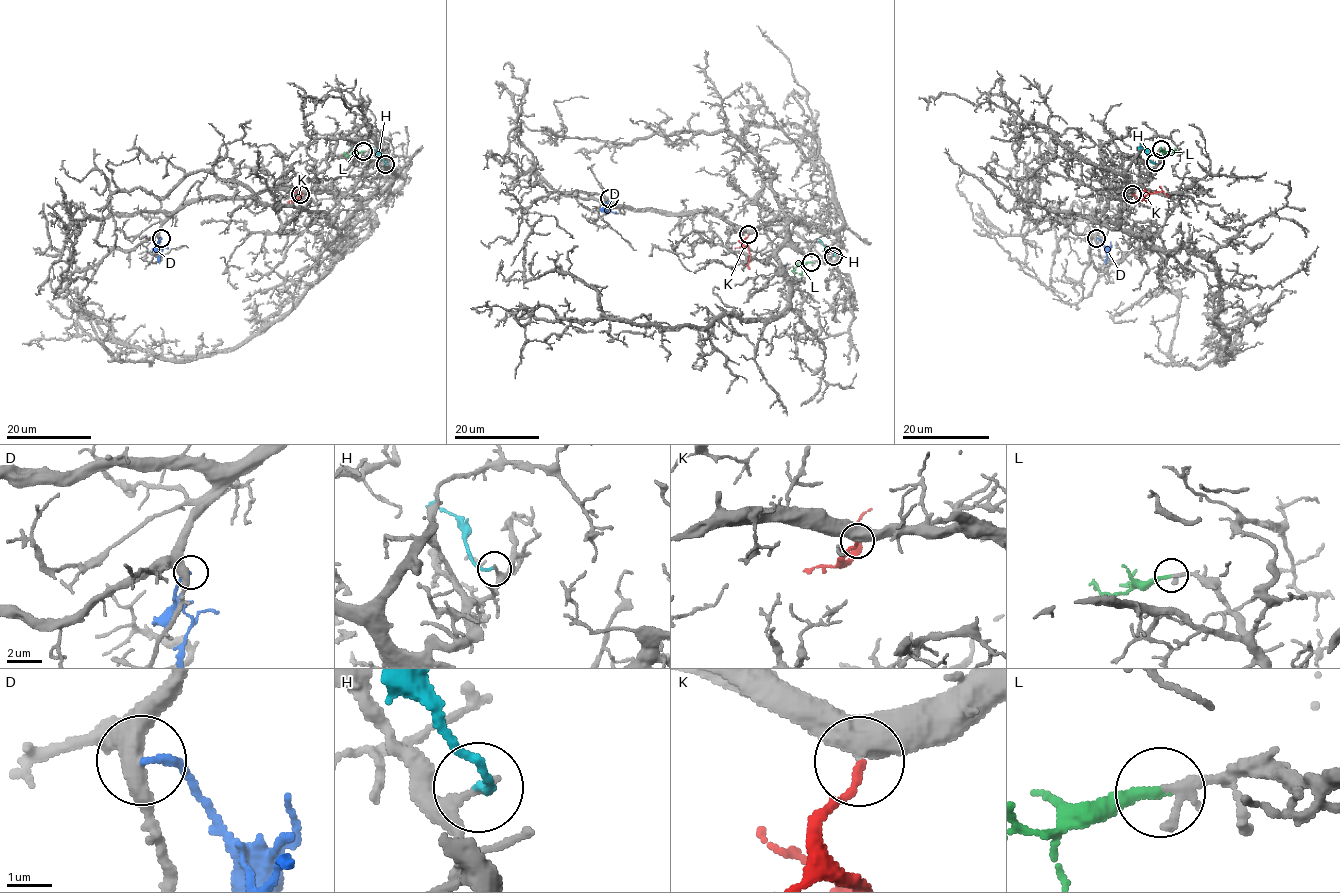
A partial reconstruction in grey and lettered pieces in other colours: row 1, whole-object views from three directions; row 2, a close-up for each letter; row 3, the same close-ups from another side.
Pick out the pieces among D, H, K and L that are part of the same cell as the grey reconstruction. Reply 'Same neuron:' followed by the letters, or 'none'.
Same neuron: K, L

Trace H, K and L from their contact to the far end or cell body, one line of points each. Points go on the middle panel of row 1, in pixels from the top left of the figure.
H: (834, 256), (835, 252), (817, 239)
K: (748, 234), (744, 241), (750, 255), (750, 269)
L: (811, 261), (796, 267), (792, 272)

